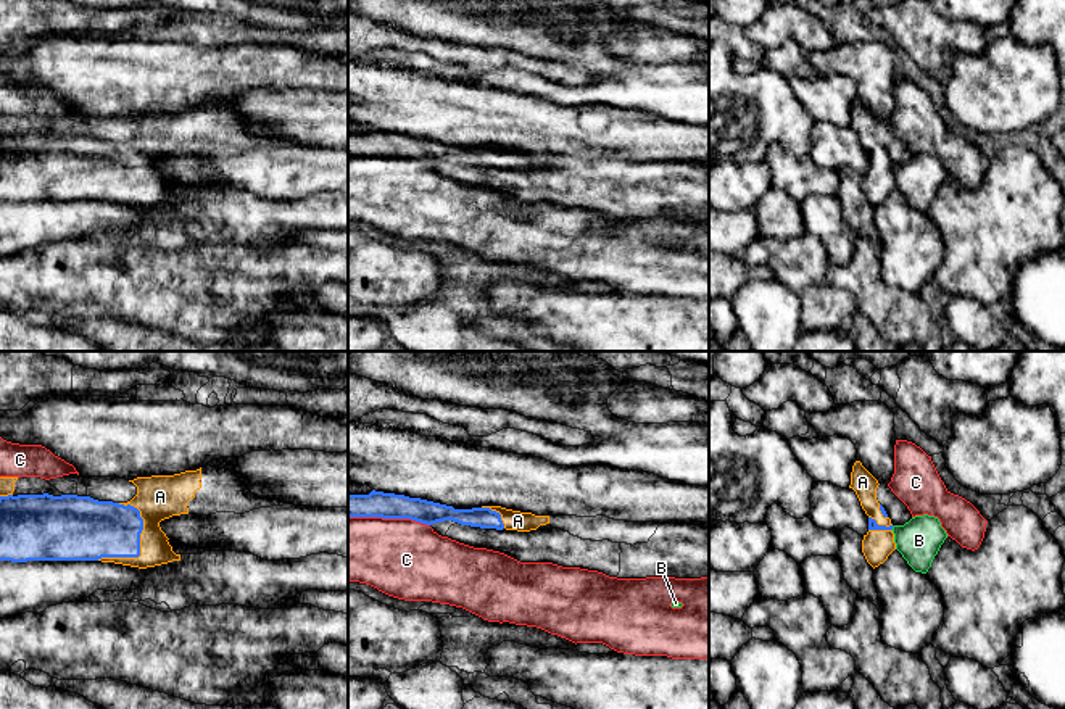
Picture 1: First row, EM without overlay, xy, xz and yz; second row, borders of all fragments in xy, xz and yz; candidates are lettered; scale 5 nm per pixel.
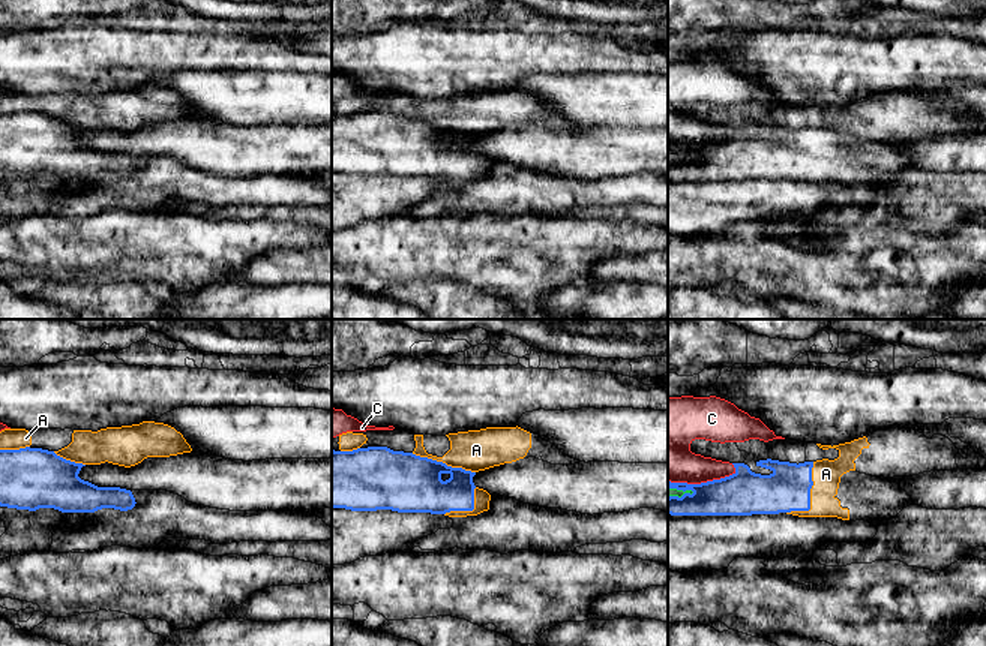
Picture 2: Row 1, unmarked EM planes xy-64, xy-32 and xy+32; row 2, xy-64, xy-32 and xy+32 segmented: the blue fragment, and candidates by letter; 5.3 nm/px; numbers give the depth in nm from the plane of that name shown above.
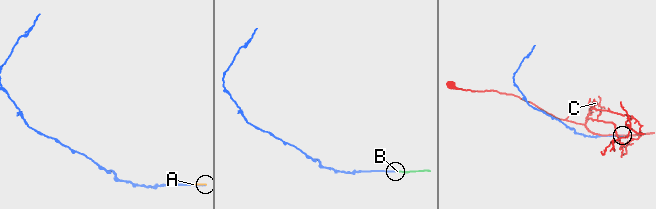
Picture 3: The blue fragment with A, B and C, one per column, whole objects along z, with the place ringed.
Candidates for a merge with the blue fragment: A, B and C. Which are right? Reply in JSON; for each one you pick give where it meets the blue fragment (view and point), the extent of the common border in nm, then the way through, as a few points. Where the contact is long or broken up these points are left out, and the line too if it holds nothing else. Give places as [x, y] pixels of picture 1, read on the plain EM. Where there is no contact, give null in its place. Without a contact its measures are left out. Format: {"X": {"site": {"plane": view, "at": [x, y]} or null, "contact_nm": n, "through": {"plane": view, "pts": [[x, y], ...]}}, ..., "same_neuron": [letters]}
{"A": {"site": {"plane": "xy", "at": [139, 190]}, "contact_nm": 340}, "same_neuron": ["A"]}

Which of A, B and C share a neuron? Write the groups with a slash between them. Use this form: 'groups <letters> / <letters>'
groups A / B / C

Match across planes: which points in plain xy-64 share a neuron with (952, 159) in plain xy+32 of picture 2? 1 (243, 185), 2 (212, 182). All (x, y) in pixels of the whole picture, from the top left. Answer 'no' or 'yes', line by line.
1: no
2: no

